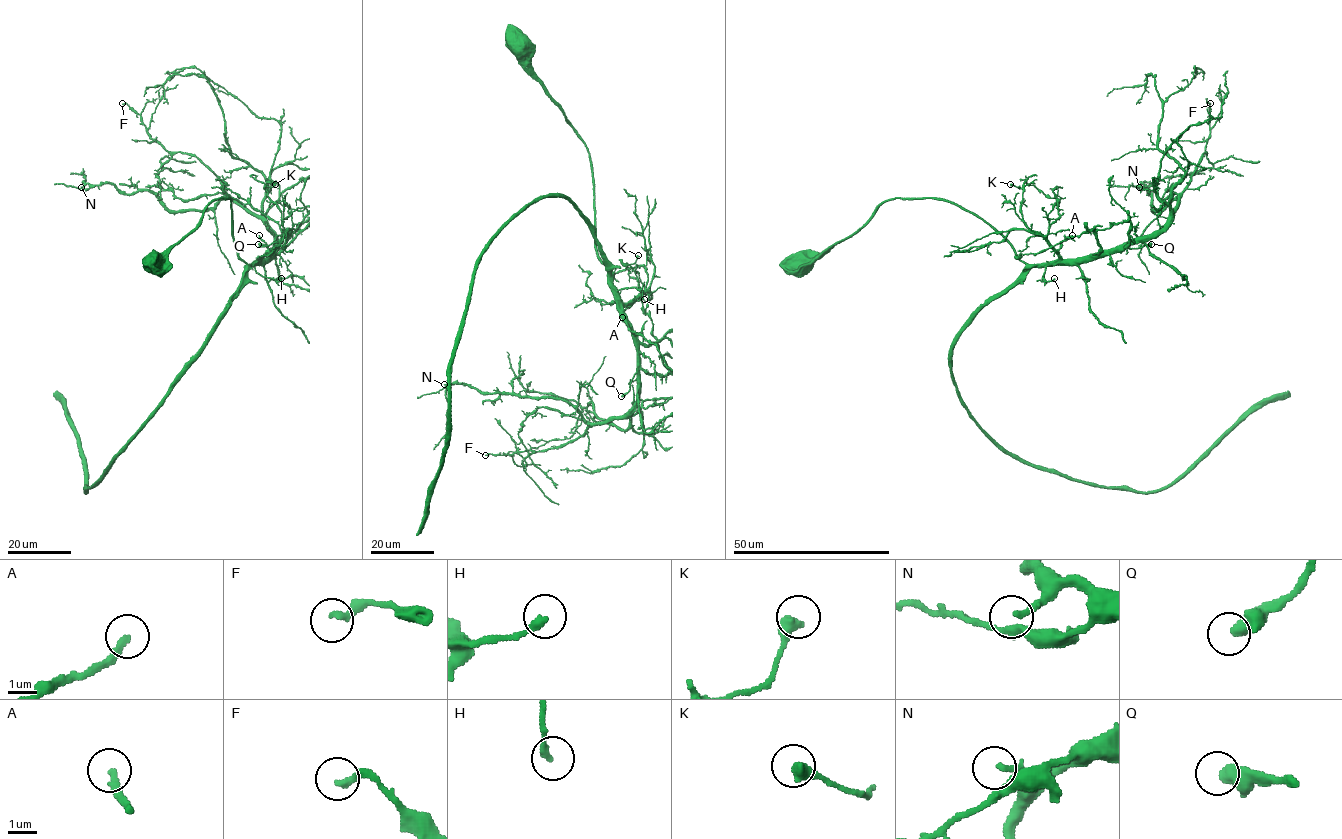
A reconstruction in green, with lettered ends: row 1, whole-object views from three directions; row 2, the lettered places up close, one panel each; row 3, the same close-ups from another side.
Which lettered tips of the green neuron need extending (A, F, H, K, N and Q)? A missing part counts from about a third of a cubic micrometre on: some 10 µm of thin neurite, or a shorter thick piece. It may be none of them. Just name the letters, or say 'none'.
A, N, Q

